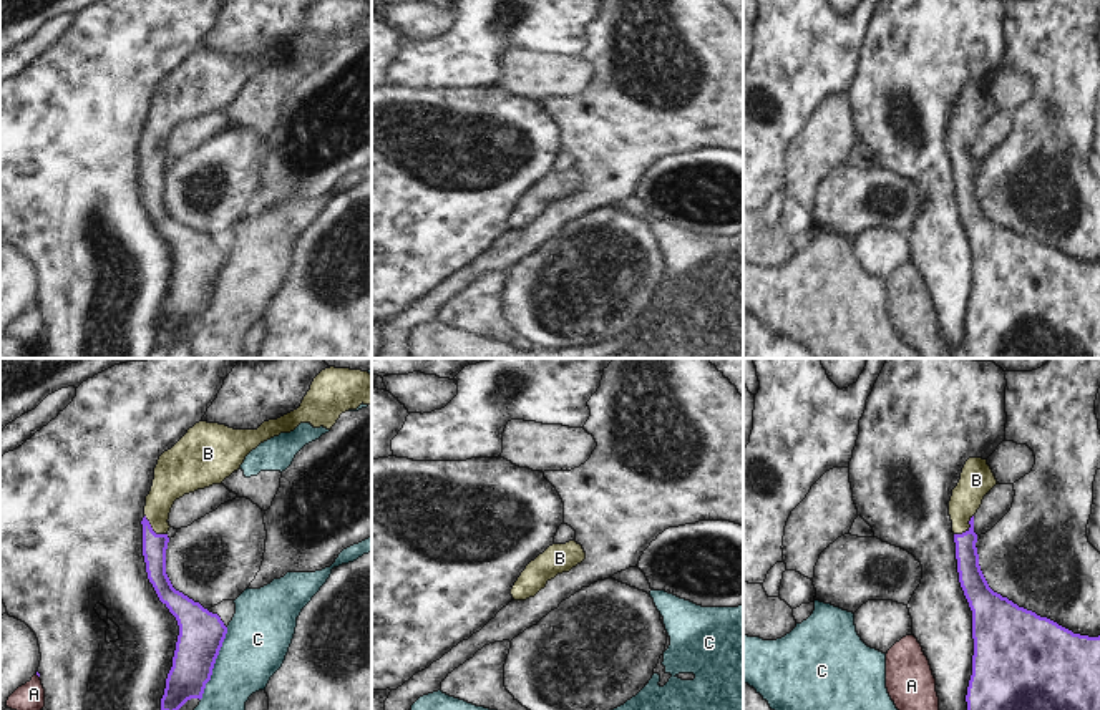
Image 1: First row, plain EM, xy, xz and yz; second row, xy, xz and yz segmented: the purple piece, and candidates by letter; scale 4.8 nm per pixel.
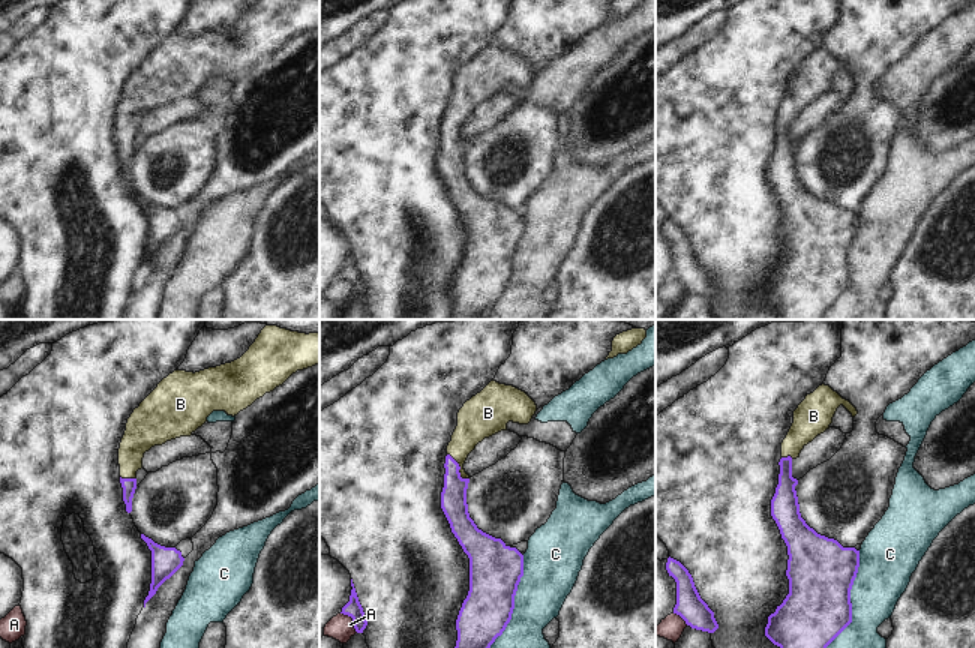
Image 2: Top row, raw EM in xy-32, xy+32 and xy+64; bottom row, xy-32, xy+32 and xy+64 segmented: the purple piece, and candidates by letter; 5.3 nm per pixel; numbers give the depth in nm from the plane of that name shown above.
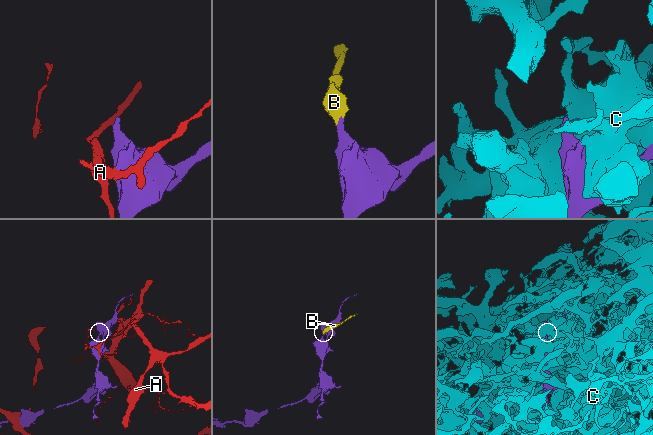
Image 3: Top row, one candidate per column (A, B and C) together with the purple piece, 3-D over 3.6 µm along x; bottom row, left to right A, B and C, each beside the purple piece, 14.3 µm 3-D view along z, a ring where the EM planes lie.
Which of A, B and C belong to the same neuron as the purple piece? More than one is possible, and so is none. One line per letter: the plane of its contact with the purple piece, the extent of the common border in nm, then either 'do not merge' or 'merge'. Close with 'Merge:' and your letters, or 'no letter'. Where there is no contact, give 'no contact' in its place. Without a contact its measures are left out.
A: no contact; do not merge
B: contact in yz; length 140 nm; merge
C: contact in xy; length 380 nm; do not merge
Merge: B

